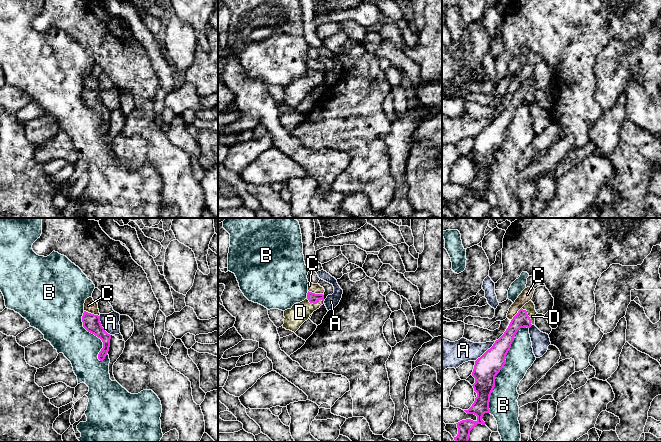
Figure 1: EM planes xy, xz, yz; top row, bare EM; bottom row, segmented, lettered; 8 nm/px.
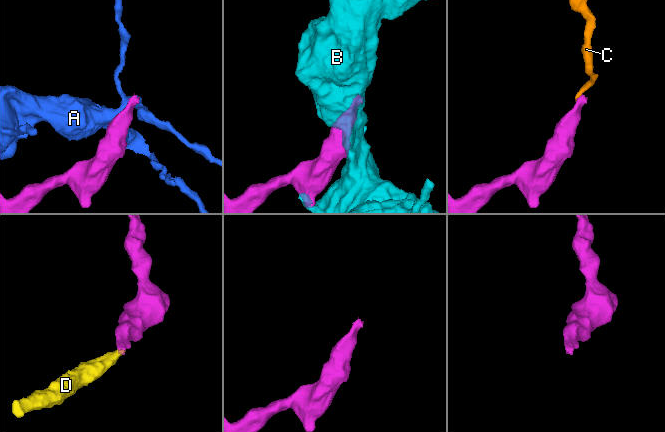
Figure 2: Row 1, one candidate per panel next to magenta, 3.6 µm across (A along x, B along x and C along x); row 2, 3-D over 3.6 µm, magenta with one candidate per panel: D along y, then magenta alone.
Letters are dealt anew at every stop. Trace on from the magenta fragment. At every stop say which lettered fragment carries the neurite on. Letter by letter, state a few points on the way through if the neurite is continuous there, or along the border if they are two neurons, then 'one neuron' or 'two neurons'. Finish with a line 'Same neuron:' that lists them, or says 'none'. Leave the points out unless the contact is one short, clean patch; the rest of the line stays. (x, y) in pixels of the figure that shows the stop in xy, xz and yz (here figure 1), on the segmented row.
A: two neurons
B: two neurons
C: along xy (84, 310), (99, 316) | two neurons
D: across xz (313, 298), (315, 303), (300, 312) | one neuron
Same neuron: D

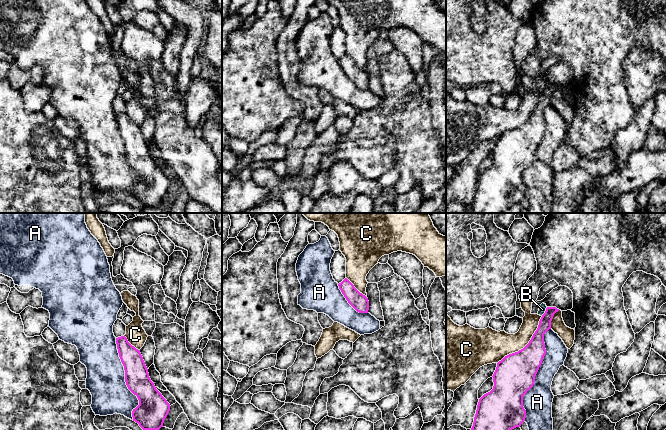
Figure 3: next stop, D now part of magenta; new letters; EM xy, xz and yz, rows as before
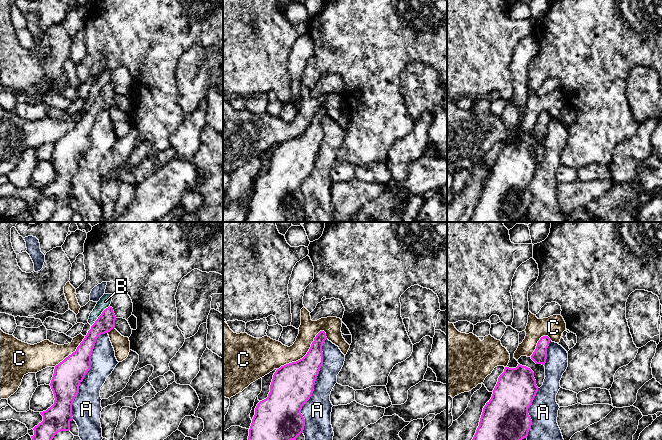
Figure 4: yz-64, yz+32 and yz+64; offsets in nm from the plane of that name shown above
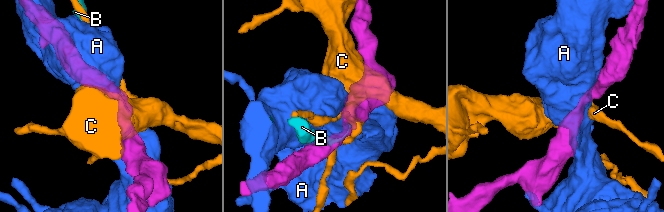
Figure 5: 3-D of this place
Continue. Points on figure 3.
A: two neurons
B: two neurons
C: two neurons
Same neuron: none

